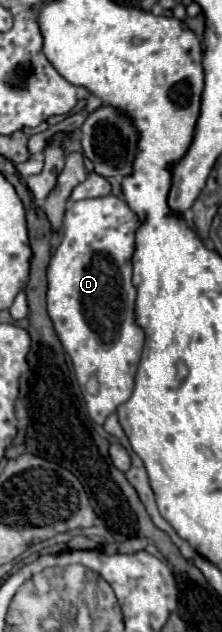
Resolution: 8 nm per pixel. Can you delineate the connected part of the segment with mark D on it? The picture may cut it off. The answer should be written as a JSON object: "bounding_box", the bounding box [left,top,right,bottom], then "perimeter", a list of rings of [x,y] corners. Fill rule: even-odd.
{"bounding_box":[48,196,144,424],"perimeter":[[[104,196],[104,198],[92,198],[92,200],[80,200],[80,202],[74,202],[68,206],[66,214],[64,214],[64,236],[62,236],[62,244],[58,246],[58,250],[54,252],[52,256],[52,262],[50,262],[50,268],[48,268],[48,314],[54,322],[54,330],[64,346],[64,350],[70,354],[72,358],[72,366],[74,366],[74,372],[76,372],[76,380],[82,388],[82,394],[84,394],[84,400],[86,400],[86,406],[88,406],[88,414],[90,418],[96,422],[96,424],[104,424],[104,420],[108,418],[108,414],[116,412],[118,404],[126,402],[130,398],[130,392],[134,390],[134,368],[138,366],[138,352],[142,352],[142,344],[144,344],[144,332],[142,328],[134,322],[134,300],[136,300],[136,292],[134,292],[134,284],[132,284],[132,254],[134,254],[134,234],[140,226],[140,220],[138,216],[130,210],[130,206],[126,204],[126,200],[118,198],[118,196]],[[96,374],[98,376],[98,392],[96,394],[90,394],[86,392],[86,382],[88,378]]]}

